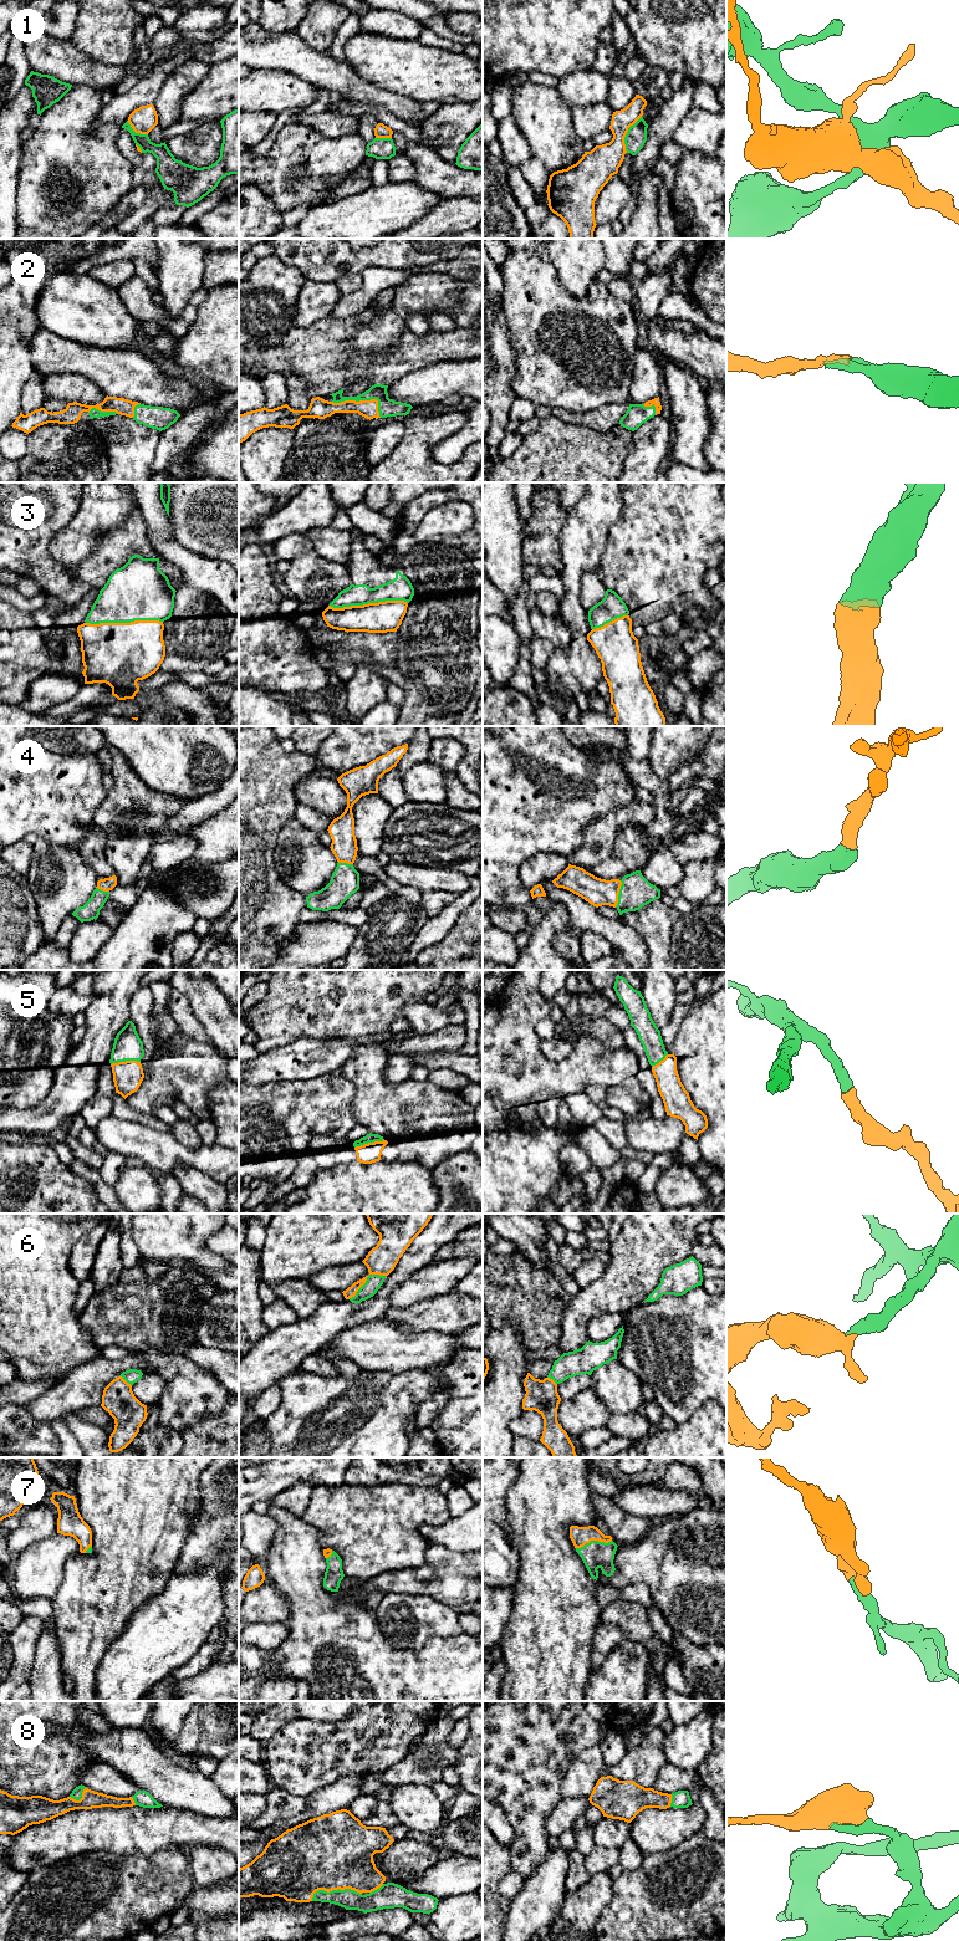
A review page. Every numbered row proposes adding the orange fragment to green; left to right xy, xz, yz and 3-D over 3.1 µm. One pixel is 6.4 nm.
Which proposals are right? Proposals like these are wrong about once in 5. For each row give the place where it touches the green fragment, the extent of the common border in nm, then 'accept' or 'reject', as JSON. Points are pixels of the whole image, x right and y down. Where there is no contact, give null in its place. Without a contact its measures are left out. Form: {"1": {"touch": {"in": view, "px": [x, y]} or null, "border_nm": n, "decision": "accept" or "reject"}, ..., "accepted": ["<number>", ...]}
{"1": {"touch": {"in": "yz", "px": [626, 134]}, "border_nm": 260, "decision": "reject"}, "2": {"touch": {"in": "xz", "px": [363, 399]}, "border_nm": 340, "decision": "accept"}, "3": {"touch": {"in": "xz", "px": [368, 602]}, "border_nm": 500, "decision": "accept"}, "4": {"touch": {"in": "yz", "px": [618, 894]}, "border_nm": 180, "decision": "accept"}, "5": {"touch": {"in": "xz", "px": [368, 1142]}, "border_nm": 200, "decision": "accept"}, "6": {"touch": {"in": "xz", "px": [366, 1281]}, "border_nm": 280, "decision": "accept"}, "7": {"touch": {"in": "yz", "px": [593, 1541]}, "border_nm": 240, "decision": "accept"}, "8": {"touch": {"in": "xz", "px": [333, 1890]}, "border_nm": 340, "decision": "accept"}, "accepted": ["2", "3", "4", "5", "6", "7", "8"]}

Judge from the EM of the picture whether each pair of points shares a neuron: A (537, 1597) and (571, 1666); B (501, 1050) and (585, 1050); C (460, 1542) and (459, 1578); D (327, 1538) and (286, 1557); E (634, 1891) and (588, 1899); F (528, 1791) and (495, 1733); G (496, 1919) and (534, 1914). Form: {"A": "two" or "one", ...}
{"A": "one", "B": "one", "C": "two", "D": "two", "E": "two", "F": "one", "G": "two"}

